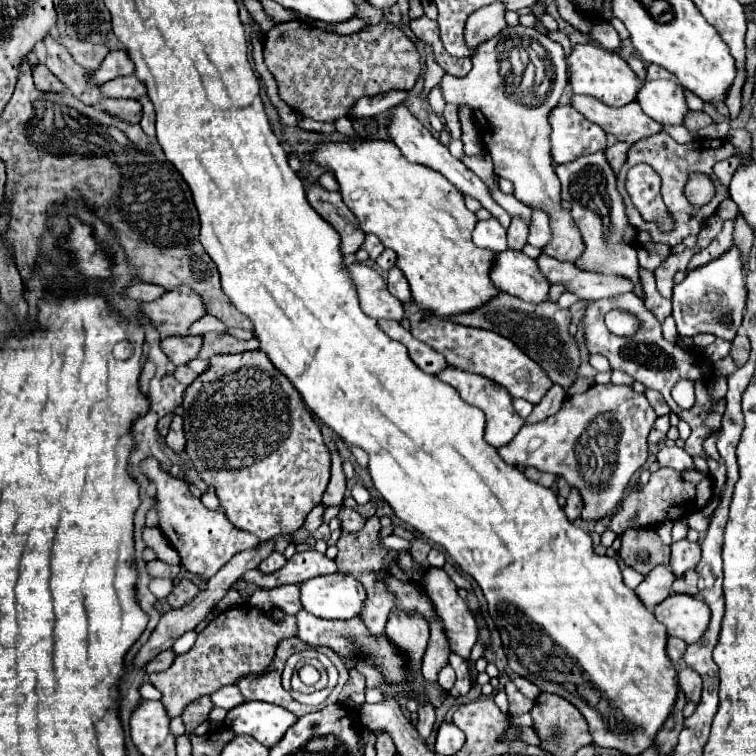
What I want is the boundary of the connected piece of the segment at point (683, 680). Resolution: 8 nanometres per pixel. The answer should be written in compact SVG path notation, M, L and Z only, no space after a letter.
M681 665L679 667L679 687L687 695L689 701L699 703L701 699L701 679L697 671L691 671L691 667Z

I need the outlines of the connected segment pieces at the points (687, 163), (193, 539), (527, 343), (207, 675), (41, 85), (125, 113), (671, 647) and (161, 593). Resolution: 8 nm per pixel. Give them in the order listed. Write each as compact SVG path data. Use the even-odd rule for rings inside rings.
M661 131L659 135L647 137L647 139L643 139L643 141L637 141L637 143L631 147L631 151L629 151L629 157L627 157L623 169L621 169L619 175L617 175L617 189L619 189L619 193L623 195L623 201L625 201L625 205L627 205L629 223L631 223L633 227L637 227L637 229L647 229L655 241L659 241L659 243L669 243L671 247L677 245L677 243L681 243L687 235L697 235L697 233L701 231L703 221L705 221L707 217L711 217L711 215L717 211L719 203L725 199L725 189L723 189L721 183L717 183L717 177L713 175L711 167L713 167L717 161L731 157L733 153L735 153L735 149L733 149L733 145L731 145L727 139L721 139L721 141L695 139L695 141L689 141L689 143L679 145L679 143L673 141L665 131ZM637 163L647 163L647 165L651 165L651 167L657 171L657 175L663 179L663 203L665 203L669 215L673 217L673 229L671 229L671 231L661 231L657 223L643 223L641 213L639 213L637 207L629 201L629 195L627 195L627 191L625 191L625 175L627 175L627 171L629 171L633 165L637 165ZM691 173L705 173L705 175L715 183L715 195L713 195L713 199L711 199L705 207L695 207L695 205L685 197L685 191L683 191L683 189L685 189L685 183L689 181L689 175L691 175Z
M147 457L141 461L143 475L157 485L157 497L155 497L155 509L159 513L159 529L165 533L169 543L177 549L181 563L191 571L201 575L203 579L213 577L235 553L251 549L259 545L259 539L255 535L245 533L237 529L221 509L207 509L197 497L189 493L189 485L183 479L177 479L161 469L159 461L153 457Z
M497 293L493 299L483 303L481 307L459 313L455 317L447 317L449 321L455 321L459 325L469 325L469 327L481 327L495 331L507 339L511 339L517 347L521 347L535 363L539 363L545 373L551 377L553 383L559 383L563 389L569 389L569 385L577 379L577 369L579 369L579 349L569 337L567 329L571 323L571 313L569 309L559 309L557 303L527 303L519 297L507 295L507 293Z
M251 605L235 607L217 615L217 619L197 635L195 645L187 653L175 655L175 663L163 673L149 675L149 681L161 691L161 703L169 719L179 717L183 707L197 697L211 695L219 687L231 685L247 673L263 673L275 655L277 643L293 635L295 619L291 619L291 615L283 621L273 621L267 613Z
M37 65L35 69L33 69L33 79L35 79L35 87L39 89L39 91L53 91L53 93L59 93L59 91L67 91L65 87L63 87L63 83L45 67L45 65Z
M101 99L99 103L109 115L123 119L125 123L139 123L141 119L141 105L135 99Z
M677 637L667 639L667 653L673 663L679 663L683 659L685 651L687 651L687 643L683 639L677 639Z
M154 578L149 584L149 589L158 600L161 600L172 591L173 585L174 583L170 579Z

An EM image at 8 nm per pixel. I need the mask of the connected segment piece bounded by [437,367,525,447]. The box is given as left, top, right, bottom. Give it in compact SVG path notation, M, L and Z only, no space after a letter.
M445 367L443 371L437 373L437 377L441 381L447 381L449 385L453 385L459 391L459 395L465 403L475 405L485 413L485 419L487 419L487 423L485 423L485 441L489 445L501 447L501 445L509 443L517 435L517 431L525 425L525 421L519 415L515 415L515 409L511 405L511 395L499 383L495 383L495 381L483 377L483 375L477 375L477 373L459 371L455 367Z

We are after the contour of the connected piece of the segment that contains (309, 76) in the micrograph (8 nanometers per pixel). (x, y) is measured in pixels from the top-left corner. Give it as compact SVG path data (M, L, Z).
M303 21L275 25L263 41L263 57L273 73L279 97L315 121L333 123L361 97L391 89L411 89L421 73L421 55L397 25L381 21L351 35L311 27Z

